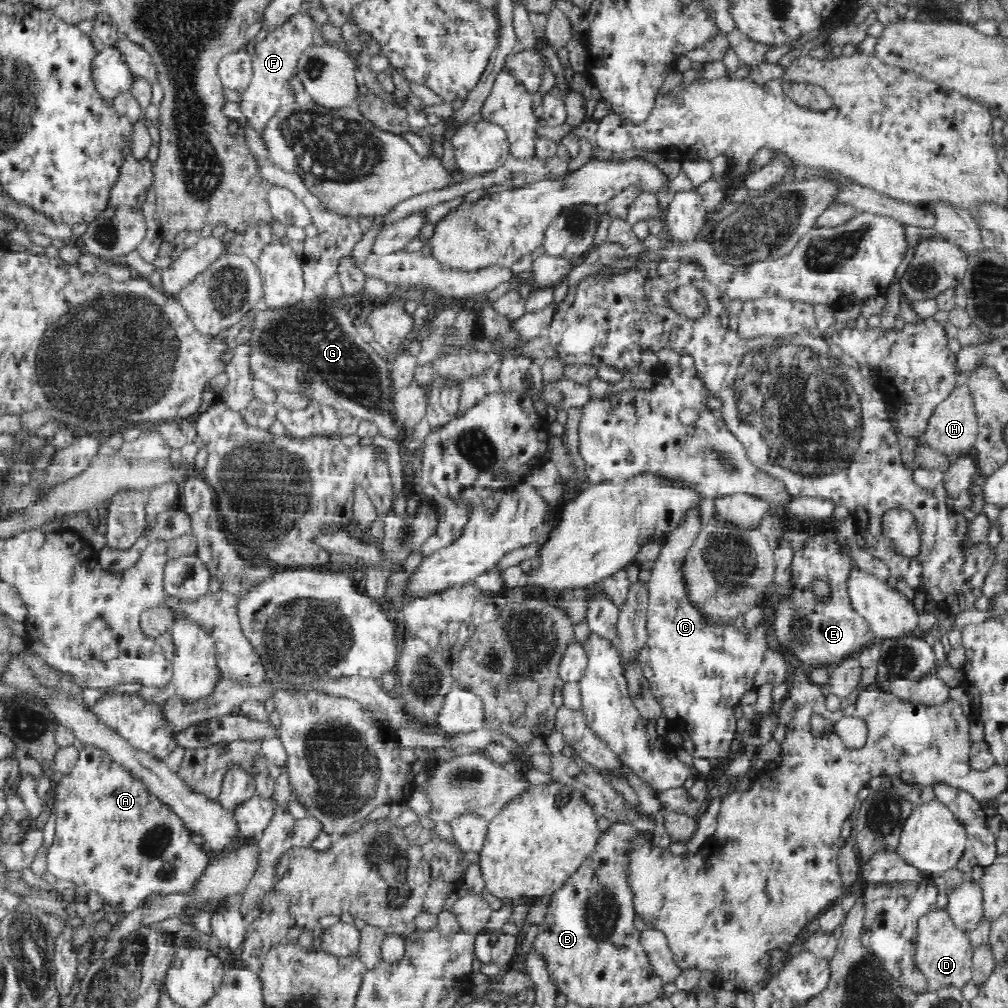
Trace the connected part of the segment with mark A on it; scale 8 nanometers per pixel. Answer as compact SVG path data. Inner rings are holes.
M85 745L79 751L78 762L69 773L62 775L56 794L55 835L48 848L47 871L53 879L85 885L89 891L96 891L104 905L112 906L121 915L136 912L153 897L190 892L208 866L209 856L192 841L193 832L180 815L152 794L140 777L97 746Z

